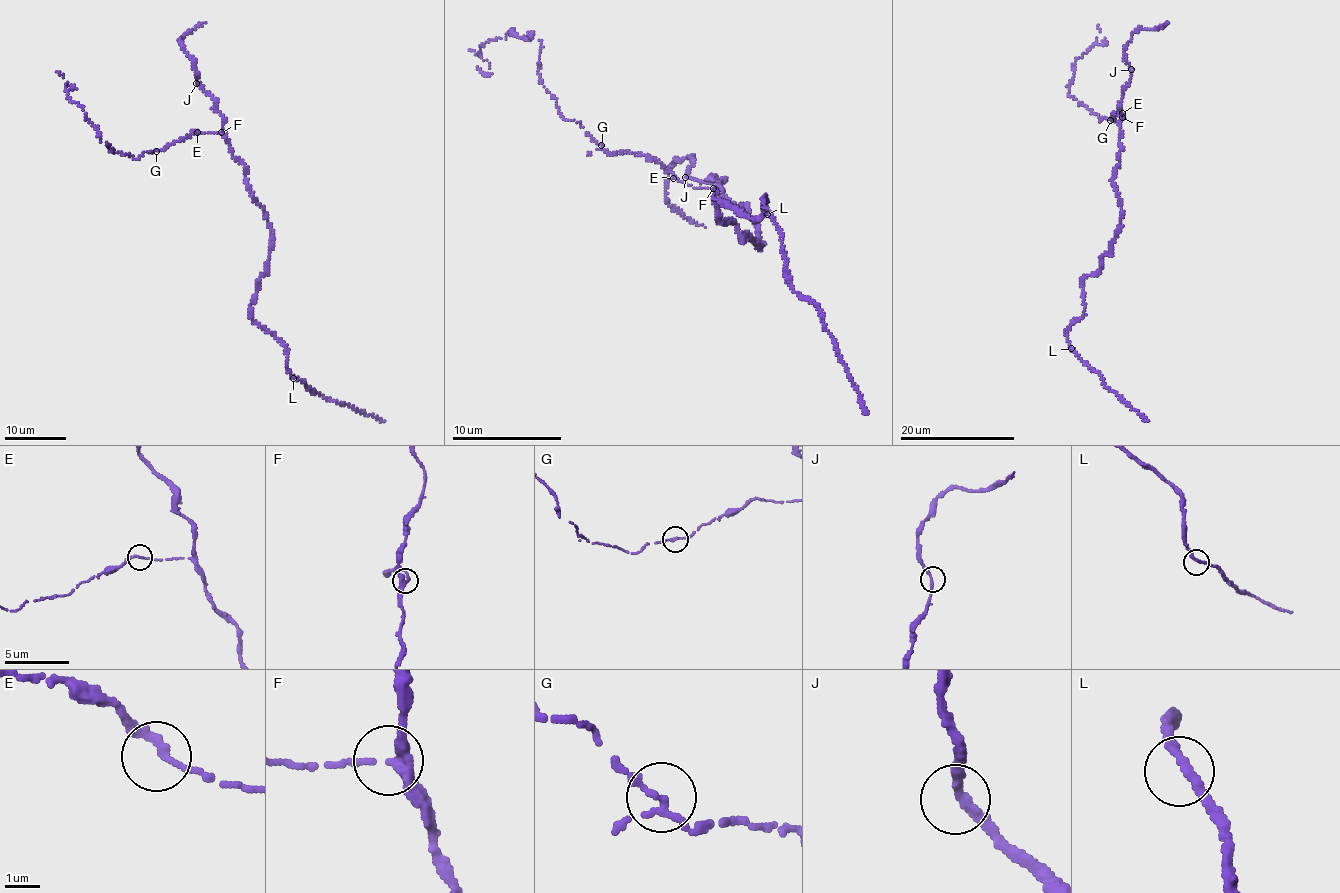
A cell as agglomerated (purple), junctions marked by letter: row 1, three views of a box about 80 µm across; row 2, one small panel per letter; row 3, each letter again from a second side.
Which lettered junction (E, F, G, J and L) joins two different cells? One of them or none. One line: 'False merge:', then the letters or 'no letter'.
False merge: no letter

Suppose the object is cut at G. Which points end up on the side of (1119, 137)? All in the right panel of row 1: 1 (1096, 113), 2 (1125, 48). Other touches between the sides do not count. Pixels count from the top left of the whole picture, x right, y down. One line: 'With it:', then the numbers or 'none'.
With it: 2

